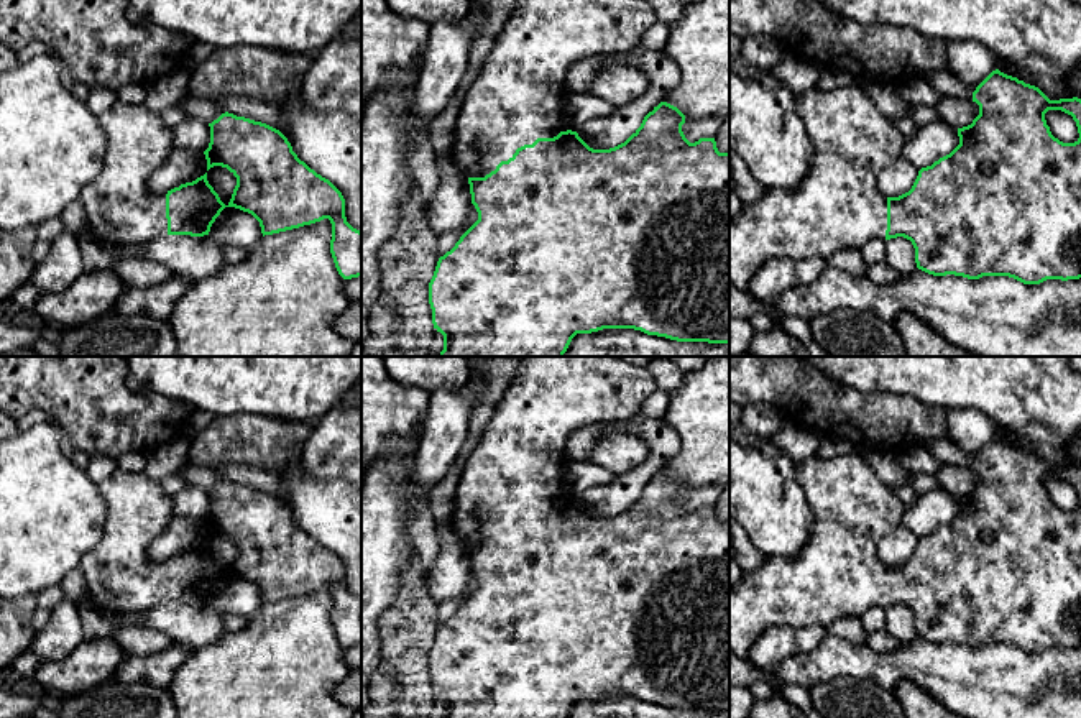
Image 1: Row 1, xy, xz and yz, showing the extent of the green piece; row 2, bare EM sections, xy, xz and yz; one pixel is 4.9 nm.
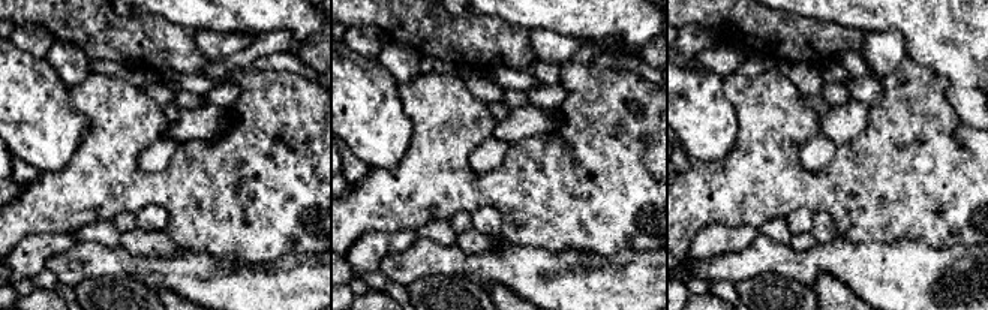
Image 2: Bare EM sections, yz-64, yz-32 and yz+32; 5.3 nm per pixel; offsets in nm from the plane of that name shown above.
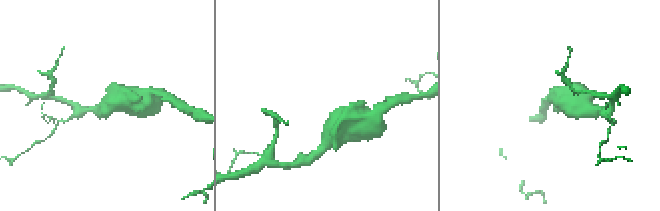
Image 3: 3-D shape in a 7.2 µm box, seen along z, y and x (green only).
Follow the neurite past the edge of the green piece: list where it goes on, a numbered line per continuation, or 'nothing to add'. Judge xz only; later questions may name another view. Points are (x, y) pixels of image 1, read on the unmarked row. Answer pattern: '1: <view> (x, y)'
1: xz (516, 465)

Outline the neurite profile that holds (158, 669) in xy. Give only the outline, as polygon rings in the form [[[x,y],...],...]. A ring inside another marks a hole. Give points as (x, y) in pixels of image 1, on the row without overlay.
[[[174,644],[164,651],[148,656],[126,656],[118,669],[117,675],[126,682],[145,682],[159,688],[168,688],[176,670],[187,659],[189,649]]]

